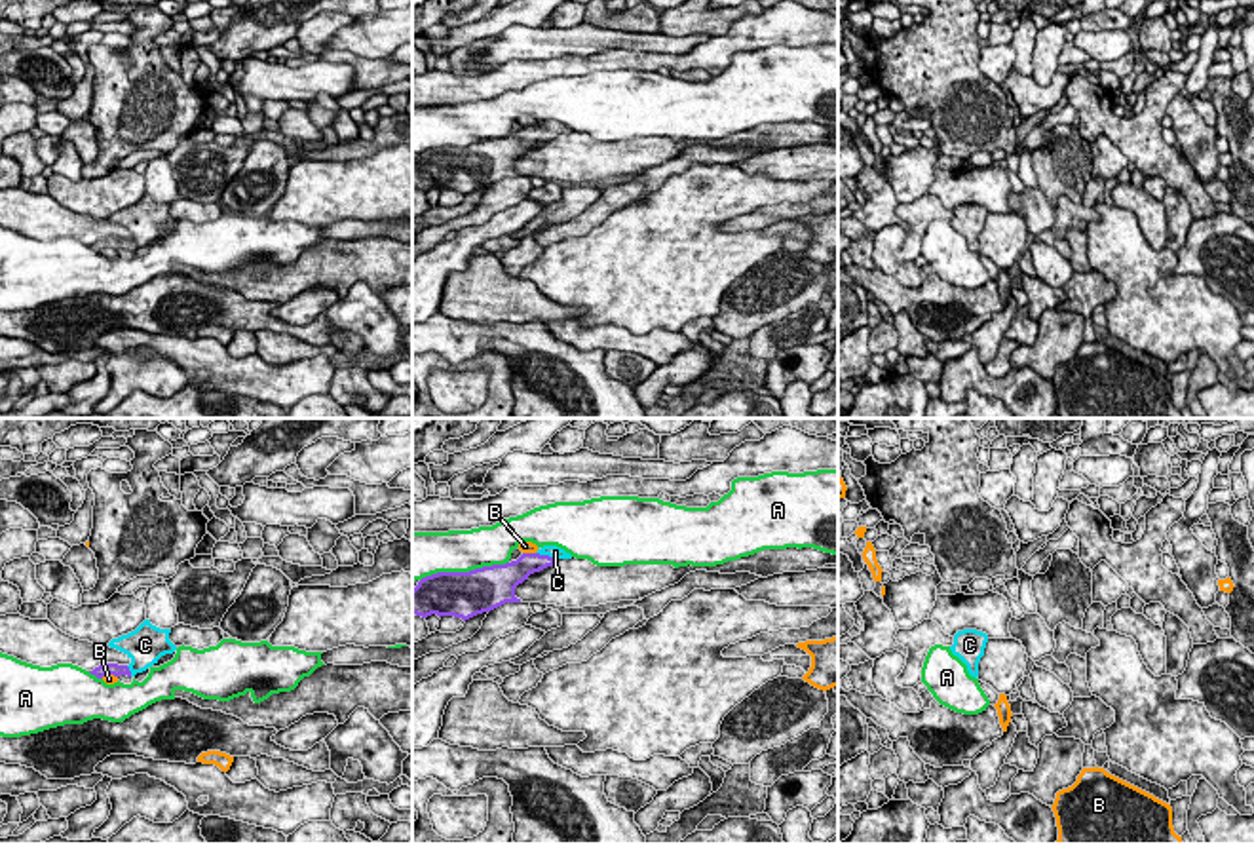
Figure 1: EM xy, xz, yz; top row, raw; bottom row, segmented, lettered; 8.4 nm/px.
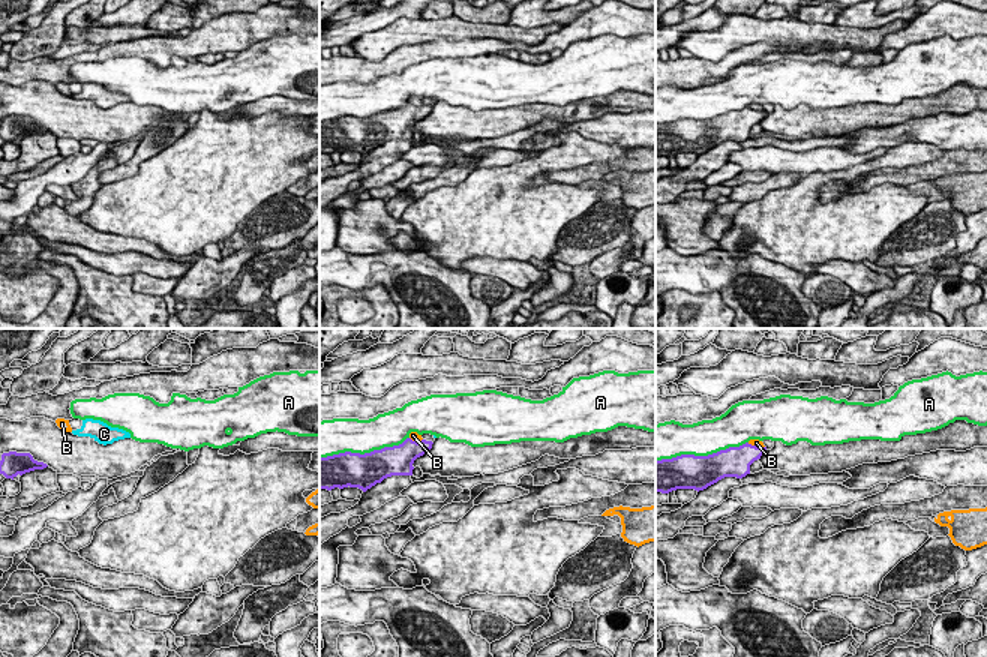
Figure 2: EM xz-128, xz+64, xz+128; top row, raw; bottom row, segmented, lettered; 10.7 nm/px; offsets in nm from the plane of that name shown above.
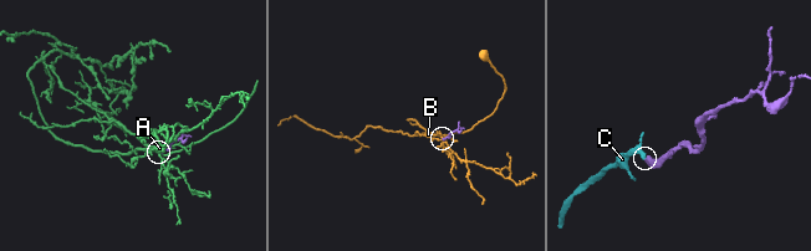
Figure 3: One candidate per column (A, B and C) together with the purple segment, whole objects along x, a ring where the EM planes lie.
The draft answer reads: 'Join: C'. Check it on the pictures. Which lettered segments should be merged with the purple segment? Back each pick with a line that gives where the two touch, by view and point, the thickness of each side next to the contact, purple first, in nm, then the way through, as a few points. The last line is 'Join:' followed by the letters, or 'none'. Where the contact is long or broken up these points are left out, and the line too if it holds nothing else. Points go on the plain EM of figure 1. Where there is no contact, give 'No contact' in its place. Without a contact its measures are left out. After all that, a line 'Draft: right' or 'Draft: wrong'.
C: Touches purple at xz (548, 130). Thickness 190 nm (purple) against 100 nm. Path across: xz (529, 137), (548, 130), (555, 126)
Join: C
Draft: right

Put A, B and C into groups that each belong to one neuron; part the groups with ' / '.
A / B / C

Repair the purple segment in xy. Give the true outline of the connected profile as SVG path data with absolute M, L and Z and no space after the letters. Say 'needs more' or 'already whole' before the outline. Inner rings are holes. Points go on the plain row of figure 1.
needs more; M144 194L135 205L108 217L110 222L124 226L131 234L129 240L104 238L89 247L103 253L104 249L135 251L137 247L146 245L158 238L162 230L177 224L177 221L169 215L169 207L171 203L160 203L152 200L150 194Z

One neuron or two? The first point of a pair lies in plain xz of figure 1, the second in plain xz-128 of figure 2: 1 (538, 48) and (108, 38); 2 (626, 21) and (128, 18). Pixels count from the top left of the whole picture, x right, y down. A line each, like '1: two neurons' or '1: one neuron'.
1: one neuron
2: two neurons

